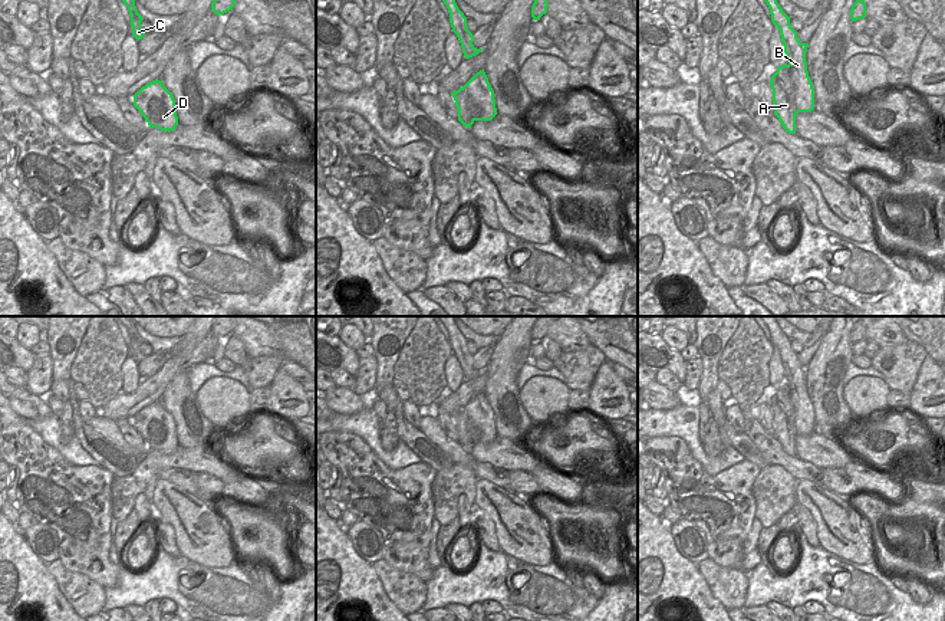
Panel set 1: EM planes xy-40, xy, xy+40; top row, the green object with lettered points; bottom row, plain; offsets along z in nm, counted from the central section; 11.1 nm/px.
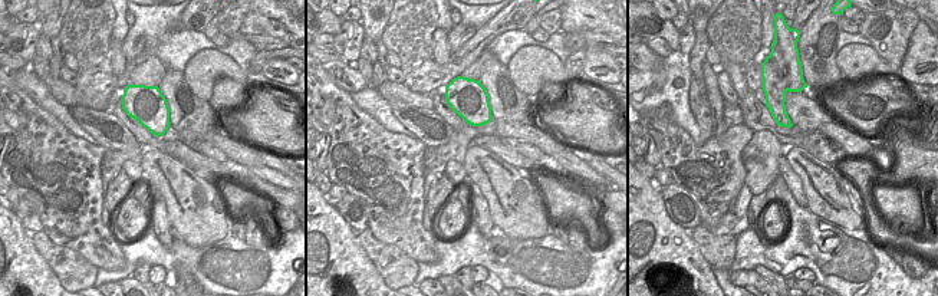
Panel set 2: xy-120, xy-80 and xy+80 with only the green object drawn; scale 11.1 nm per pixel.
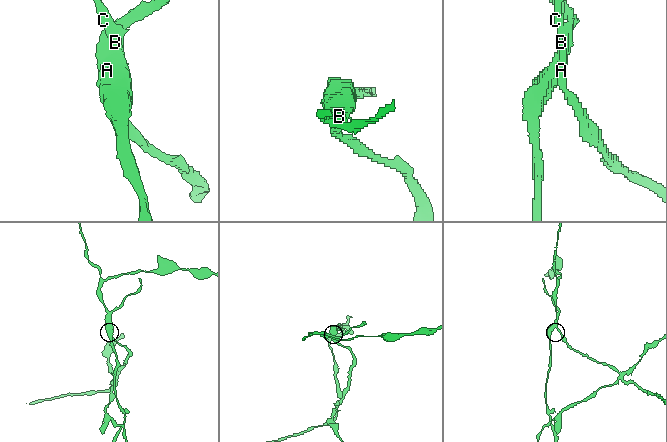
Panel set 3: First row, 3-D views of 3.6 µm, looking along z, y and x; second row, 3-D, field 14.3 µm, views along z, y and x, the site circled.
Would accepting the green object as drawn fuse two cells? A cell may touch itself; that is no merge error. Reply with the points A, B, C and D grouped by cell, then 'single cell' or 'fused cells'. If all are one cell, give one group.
A / B C D; fused cells

